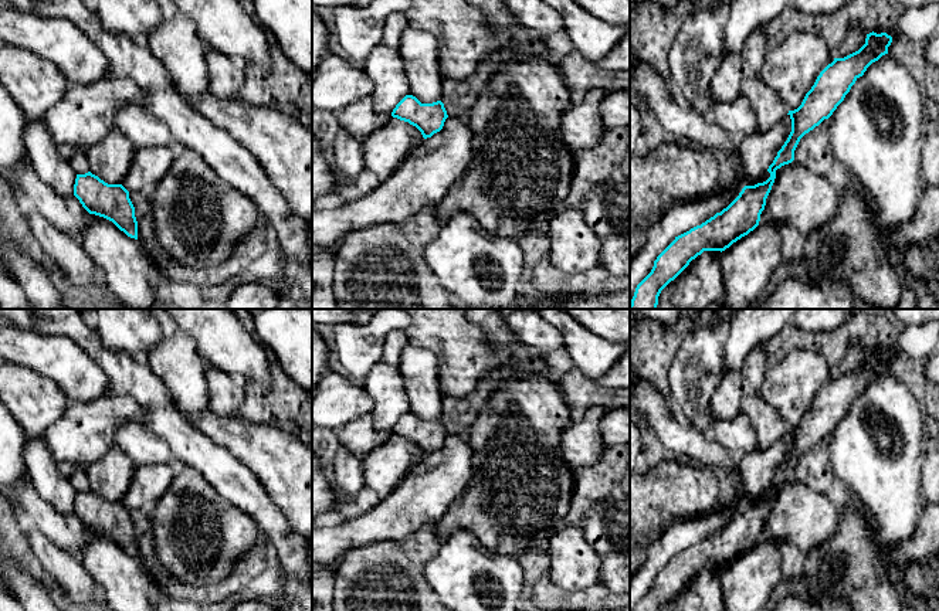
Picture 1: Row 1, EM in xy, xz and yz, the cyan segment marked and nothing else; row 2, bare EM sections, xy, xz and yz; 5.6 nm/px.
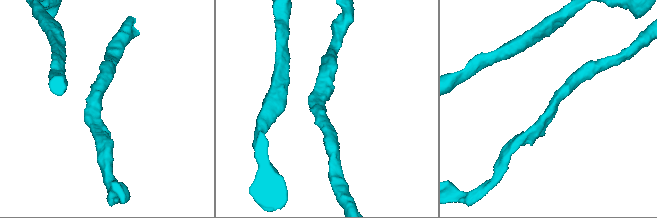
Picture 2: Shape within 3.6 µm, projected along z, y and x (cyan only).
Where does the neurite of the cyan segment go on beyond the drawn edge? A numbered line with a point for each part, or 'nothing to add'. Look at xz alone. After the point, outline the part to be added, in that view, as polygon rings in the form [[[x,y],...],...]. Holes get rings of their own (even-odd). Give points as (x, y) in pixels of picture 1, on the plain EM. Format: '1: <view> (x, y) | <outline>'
nothing to add

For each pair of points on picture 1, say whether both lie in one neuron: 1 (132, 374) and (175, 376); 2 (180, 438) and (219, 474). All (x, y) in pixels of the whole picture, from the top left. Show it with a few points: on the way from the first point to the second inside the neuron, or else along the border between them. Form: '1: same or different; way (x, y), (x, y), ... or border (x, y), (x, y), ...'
1: different; border (131, 355), (142, 359), (149, 366), (175, 404)
2: same; way (190, 445), (209, 464)

